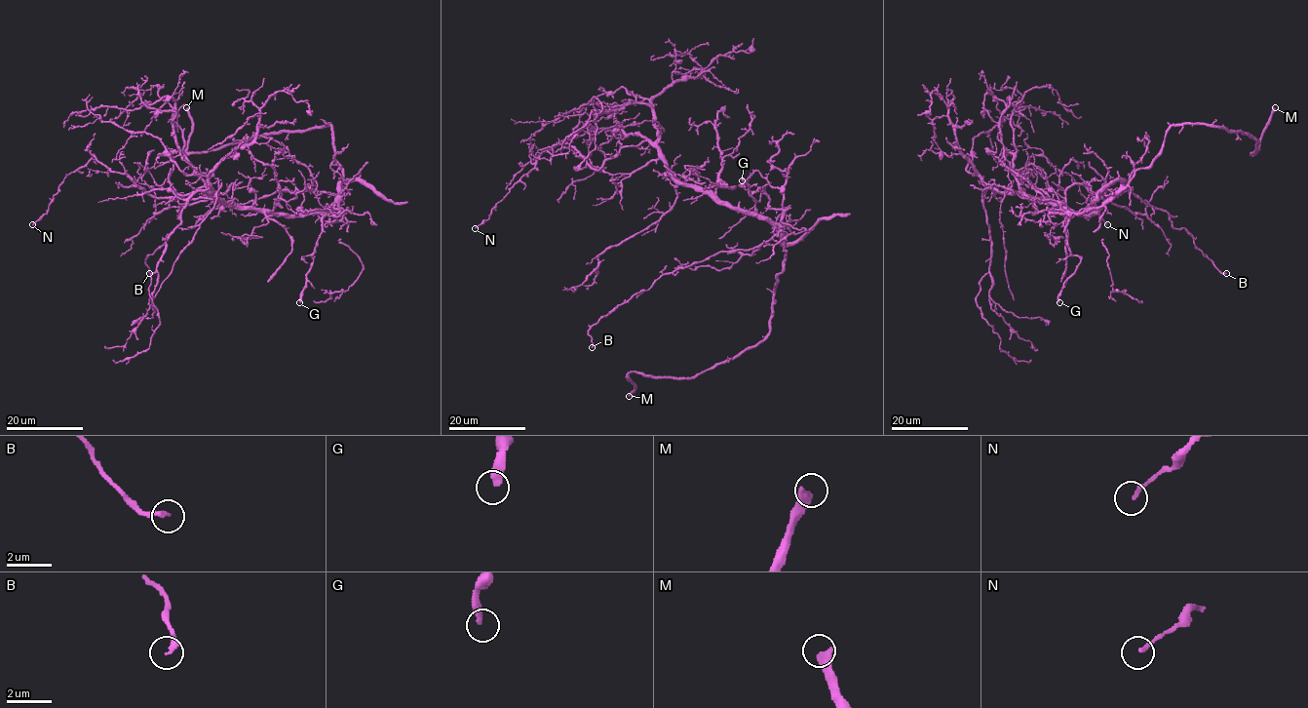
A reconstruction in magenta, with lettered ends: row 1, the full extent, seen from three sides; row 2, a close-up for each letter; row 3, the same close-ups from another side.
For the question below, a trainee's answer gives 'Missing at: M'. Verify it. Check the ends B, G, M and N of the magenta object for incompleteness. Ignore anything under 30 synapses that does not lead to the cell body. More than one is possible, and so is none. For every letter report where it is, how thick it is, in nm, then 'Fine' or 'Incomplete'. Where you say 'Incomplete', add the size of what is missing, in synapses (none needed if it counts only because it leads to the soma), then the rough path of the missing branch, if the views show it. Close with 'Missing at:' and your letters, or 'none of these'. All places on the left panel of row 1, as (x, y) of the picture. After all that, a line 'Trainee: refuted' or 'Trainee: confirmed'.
B: Place: (149, 273). Thickness 220 nm. Fine
G: Place: (299, 302). Thickness 360 nm. Fine
M: Place: (186, 107). Thickness 400 nm. Incomplete. Course of what is missing: (186, 107), (180, 87), (156, 66), (144, 64), (132, 49), (110, 31), (109, 25)
N: Place: (32, 224). Thickness 170 nm. Fine
Missing at: M
Trainee: confirmed

